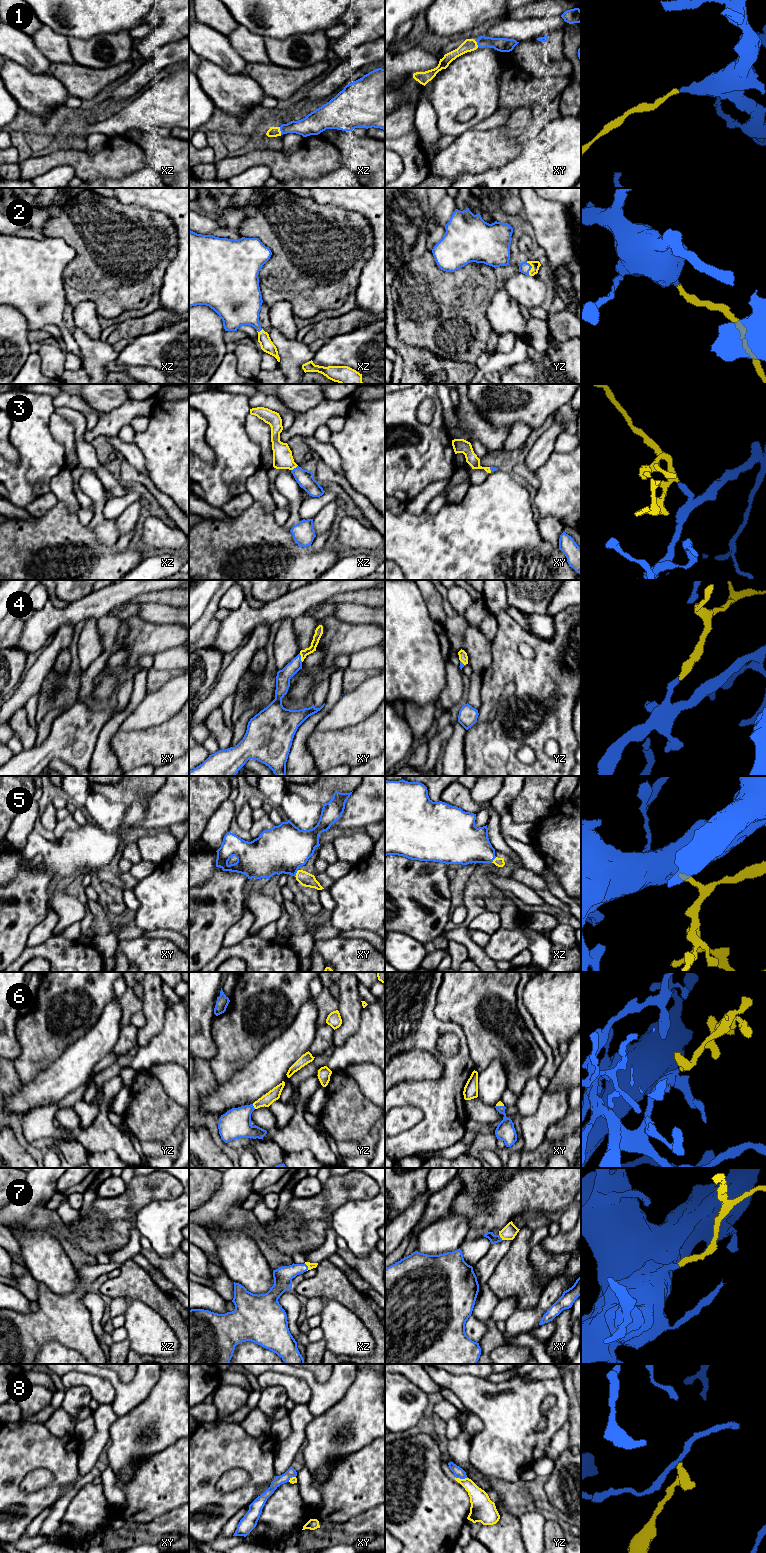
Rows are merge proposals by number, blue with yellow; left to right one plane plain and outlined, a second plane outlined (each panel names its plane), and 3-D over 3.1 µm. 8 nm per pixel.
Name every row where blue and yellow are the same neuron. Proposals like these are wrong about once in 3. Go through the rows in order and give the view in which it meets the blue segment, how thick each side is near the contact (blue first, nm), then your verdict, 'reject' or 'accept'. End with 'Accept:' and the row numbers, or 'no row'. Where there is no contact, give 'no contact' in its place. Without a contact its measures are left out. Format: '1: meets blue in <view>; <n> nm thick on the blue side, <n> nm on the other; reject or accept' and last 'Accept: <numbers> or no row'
1: meets blue in xz; 160 nm thick on the blue side, 80 nm on the other; accept
2: meets blue in yz; 90 nm thick on the blue side, 70 nm on the other; accept
3: meets blue in xz; 140 nm thick on the blue side, 160 nm on the other; accept
4: meets blue in xy; 120 nm thick on the blue side, 60 nm on the other; accept
5: meets blue in xy; 380 nm thick on the blue side, 120 nm on the other; accept
6: meets blue in yz; 240 nm thick on the blue side, 100 nm on the other; accept
7: meets blue in xz; 150 nm thick on the blue side, 50 nm on the other; accept
8: meets blue in yz; 80 nm thick on the blue side, 160 nm on the other; reject
Accept: 1, 2, 3, 4, 5, 6, 7

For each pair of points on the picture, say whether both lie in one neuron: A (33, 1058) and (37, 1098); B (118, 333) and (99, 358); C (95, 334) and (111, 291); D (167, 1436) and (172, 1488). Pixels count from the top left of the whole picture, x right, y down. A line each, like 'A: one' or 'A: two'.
A: two
B: two
C: two
D: two

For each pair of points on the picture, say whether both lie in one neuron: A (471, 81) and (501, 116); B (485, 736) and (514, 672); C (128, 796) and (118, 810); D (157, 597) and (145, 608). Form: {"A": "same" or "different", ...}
{"A": "different", "B": "same", "C": "different", "D": "different"}

